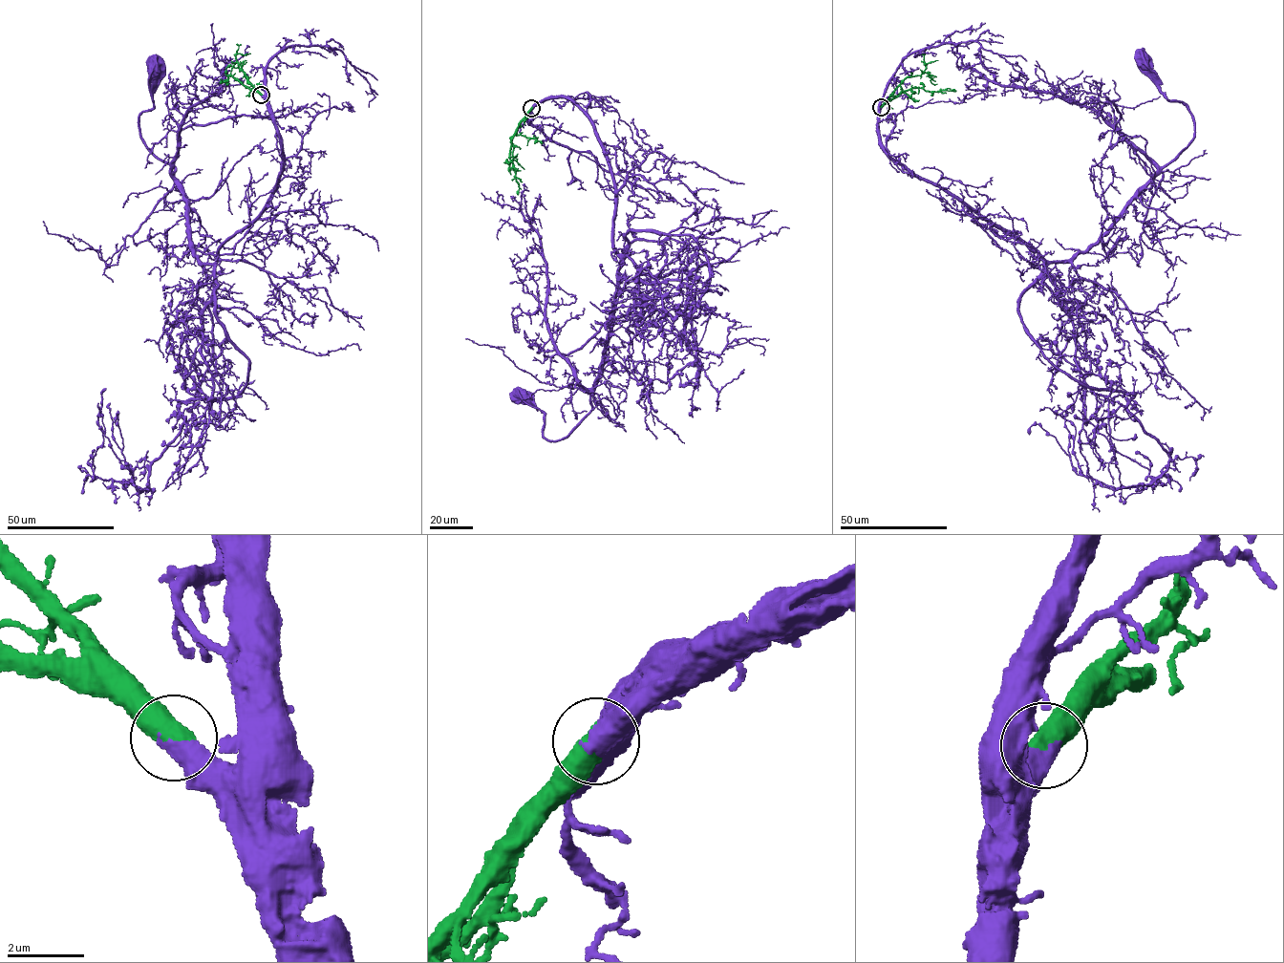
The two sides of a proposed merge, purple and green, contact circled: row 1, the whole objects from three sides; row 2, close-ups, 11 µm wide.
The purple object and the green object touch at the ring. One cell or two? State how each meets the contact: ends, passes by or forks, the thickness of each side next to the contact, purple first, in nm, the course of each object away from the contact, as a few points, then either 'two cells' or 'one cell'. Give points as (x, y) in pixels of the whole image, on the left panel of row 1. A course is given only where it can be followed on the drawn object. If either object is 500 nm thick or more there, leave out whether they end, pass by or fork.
550 nm thick on the purple side, 650 nm on the other; purple runs (261, 95), (282, 169), (256, 218), (202, 264), (191, 250), (174, 168), (141, 137), (155, 68); green runs (261, 95), (231, 75), (219, 82); one cell

